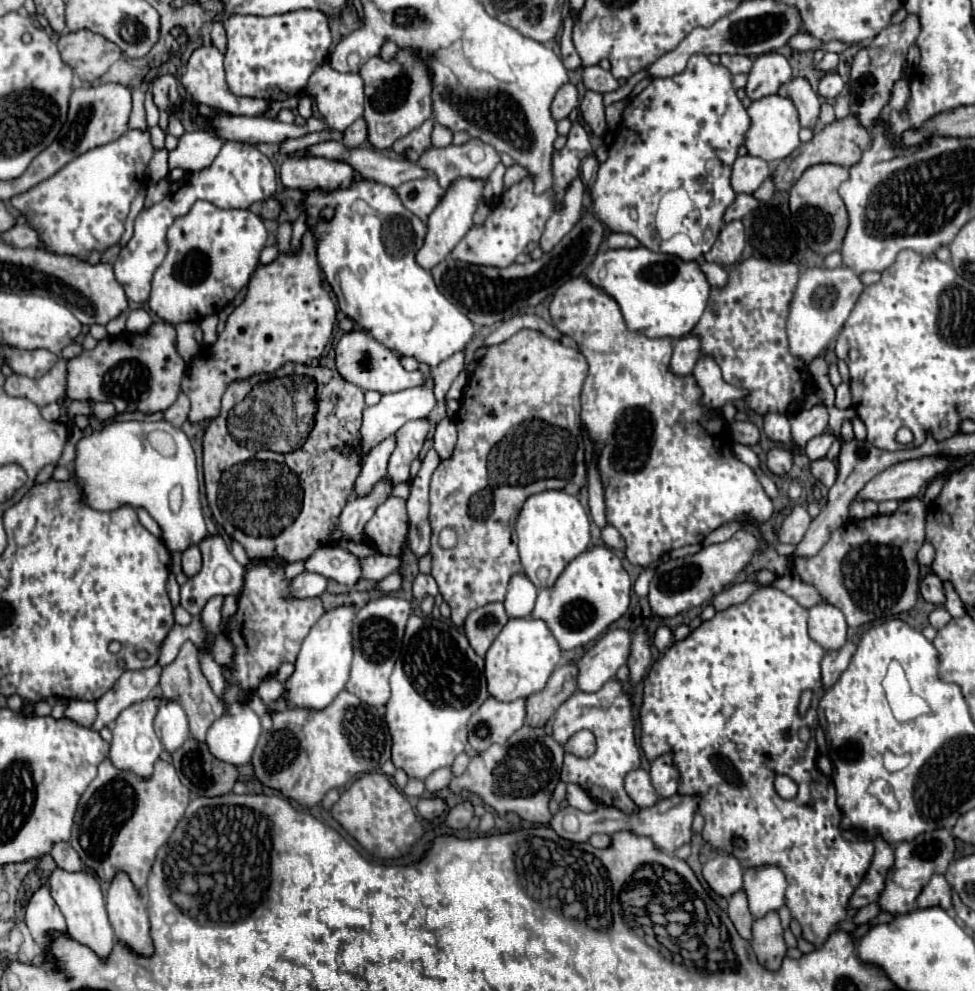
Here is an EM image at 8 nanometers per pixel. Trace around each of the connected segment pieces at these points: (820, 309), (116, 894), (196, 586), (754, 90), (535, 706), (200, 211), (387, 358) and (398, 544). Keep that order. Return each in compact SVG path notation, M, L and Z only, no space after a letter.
M812 267L806 269L794 291L794 299L790 303L790 315L786 319L788 331L788 349L794 357L810 363L812 359L824 355L832 339L840 333L842 325L846 323L852 307L864 285L860 283L858 275L852 269L826 269L826 267Z
M116 873L106 895L106 909L116 939L130 945L136 953L150 955L150 923L146 903L126 873Z
M208 535L206 539L200 541L198 547L204 553L204 565L198 575L190 577L180 587L180 605L190 615L198 615L202 611L202 605L214 595L238 595L238 585L242 585L242 573L244 573L244 567L232 557L222 535Z
M764 53L758 55L750 69L750 79L746 85L746 93L752 101L778 93L780 85L790 81L792 67L790 61L780 53Z
M572 663L560 665L550 675L546 687L528 697L526 705L526 723L534 727L544 727L546 721L554 715L554 711L578 689L576 687L576 673L578 667Z
M196 201L192 209L178 217L174 225L168 229L168 255L164 263L156 269L152 279L152 293L150 293L150 309L164 321L178 325L182 321L202 321L206 315L214 315L224 309L238 291L248 283L252 271L258 265L260 251L266 243L266 227L262 219L248 209L220 209L208 201Z
M350 331L344 333L342 339L338 341L336 349L336 369L338 373L350 381L352 385L358 385L364 391L378 391L378 393L396 393L396 391L404 391L410 389L414 385L418 385L418 381L422 381L422 373L420 371L406 371L400 365L400 355L388 347L384 347L382 343L378 343L368 331Z
M390 497L390 501L380 505L378 513L374 513L370 523L366 523L364 527L364 535L382 555L402 555L406 533L408 533L406 501L400 497Z

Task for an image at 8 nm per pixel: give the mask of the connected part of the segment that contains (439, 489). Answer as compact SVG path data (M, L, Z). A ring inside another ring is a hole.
M520 329L518 333L514 333L504 343L488 347L486 355L478 361L476 369L470 373L464 397L460 401L460 411L454 417L456 427L458 427L458 443L456 443L454 455L450 457L450 461L440 461L440 465L436 467L436 471L432 475L432 483L430 483L432 575L438 581L438 587L440 587L440 593L444 595L444 601L452 607L454 625L458 625L458 627L464 625L464 619L468 617L468 613L482 607L482 605L488 605L488 603L494 603L494 601L504 601L510 577L514 573L518 573L518 569L522 569L520 559L518 559L518 551L516 551L516 543L514 543L514 527L512 527L512 521L516 521L516 517L522 509L522 501L526 501L526 497L530 497L534 493L540 493L540 491L546 491L546 489L566 489L566 493L576 495L584 487L584 483L586 483L586 463L584 463L584 441L582 441L582 423L580 423L580 389L582 389L582 383L584 383L586 375L588 375L588 361L578 349L568 349L568 347L560 345L560 341L548 339L534 329ZM444 527L452 527L458 533L458 543L456 543L454 549L442 549L438 545L438 533Z

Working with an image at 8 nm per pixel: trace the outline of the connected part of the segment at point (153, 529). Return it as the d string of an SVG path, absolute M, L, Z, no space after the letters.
M138 507L136 509L136 513L138 513L138 519L140 519L140 523L152 533L152 535L156 535L156 537L162 537L162 529L160 529L160 525L150 517L150 513L146 511L146 509L142 509L142 507Z

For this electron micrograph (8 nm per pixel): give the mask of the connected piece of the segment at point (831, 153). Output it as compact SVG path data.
M850 113L848 117L844 119L836 119L832 121L830 125L826 125L822 131L814 133L812 141L808 143L802 143L792 155L788 155L786 159L782 159L774 171L774 181L776 181L776 187L778 191L788 191L794 181L798 181L798 177L812 165L818 165L818 163L834 163L834 165L842 165L842 167L852 167L860 161L860 155L862 151L866 151L870 145L872 145L872 129L866 129L860 125L858 117L854 113Z

